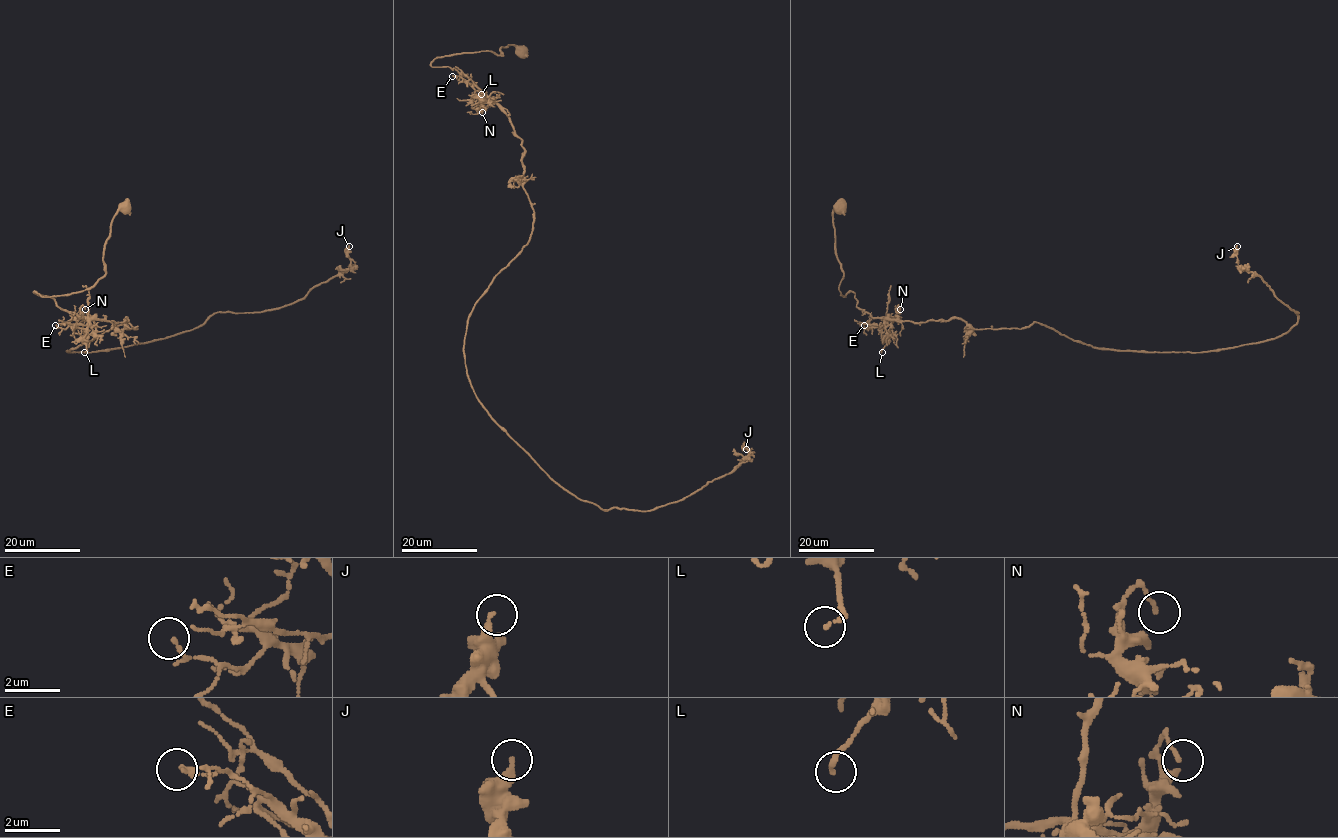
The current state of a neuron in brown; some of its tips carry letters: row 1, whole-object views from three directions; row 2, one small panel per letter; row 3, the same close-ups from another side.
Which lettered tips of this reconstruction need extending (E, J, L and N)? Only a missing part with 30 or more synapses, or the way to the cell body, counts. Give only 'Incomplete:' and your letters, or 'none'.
Incomplete: none

